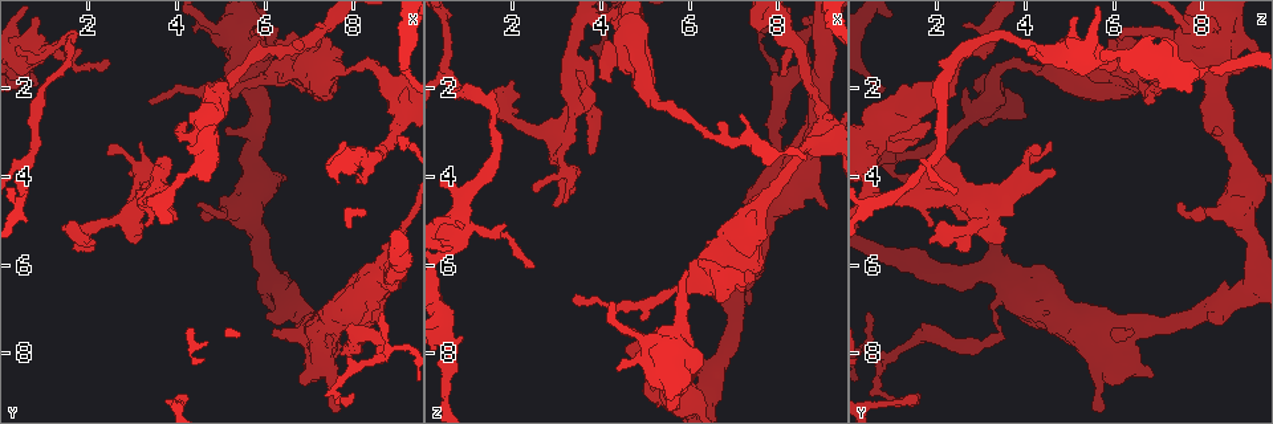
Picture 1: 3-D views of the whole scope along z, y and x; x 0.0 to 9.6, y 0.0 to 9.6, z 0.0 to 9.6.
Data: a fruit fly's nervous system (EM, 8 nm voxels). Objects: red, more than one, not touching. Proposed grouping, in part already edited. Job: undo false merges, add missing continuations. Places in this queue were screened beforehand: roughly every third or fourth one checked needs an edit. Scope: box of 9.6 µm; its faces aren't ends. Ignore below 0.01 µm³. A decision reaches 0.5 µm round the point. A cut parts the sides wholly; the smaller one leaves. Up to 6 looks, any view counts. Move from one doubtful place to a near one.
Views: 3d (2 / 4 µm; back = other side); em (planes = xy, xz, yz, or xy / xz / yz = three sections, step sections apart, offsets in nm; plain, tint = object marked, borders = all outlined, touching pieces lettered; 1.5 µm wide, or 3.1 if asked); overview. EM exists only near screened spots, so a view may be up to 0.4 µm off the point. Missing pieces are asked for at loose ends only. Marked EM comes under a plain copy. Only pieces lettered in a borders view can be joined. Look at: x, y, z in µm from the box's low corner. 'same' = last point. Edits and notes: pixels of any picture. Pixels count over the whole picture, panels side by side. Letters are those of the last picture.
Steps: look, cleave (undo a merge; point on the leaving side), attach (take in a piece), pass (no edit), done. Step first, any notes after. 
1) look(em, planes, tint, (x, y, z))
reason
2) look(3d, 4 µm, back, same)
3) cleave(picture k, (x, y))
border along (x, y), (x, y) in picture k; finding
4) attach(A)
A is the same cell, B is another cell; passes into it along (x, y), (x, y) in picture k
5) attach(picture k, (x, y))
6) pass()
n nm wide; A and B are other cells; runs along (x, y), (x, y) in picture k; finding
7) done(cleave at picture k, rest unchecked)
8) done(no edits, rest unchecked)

look(em, planes, borders, (3.35, 2.35, 6.70))
free end

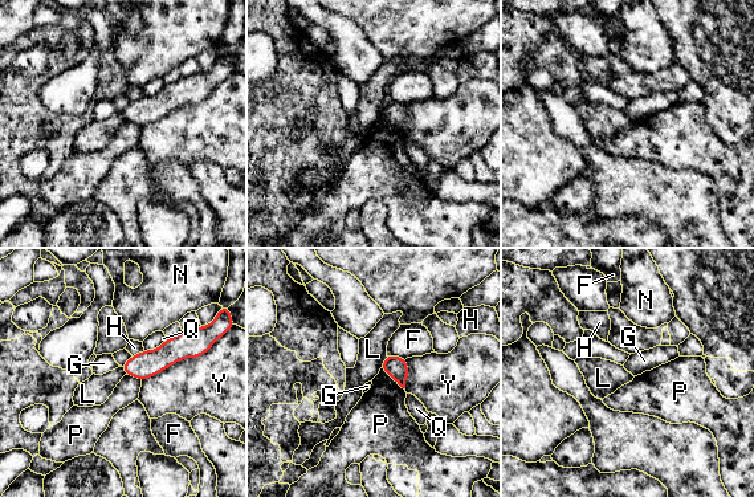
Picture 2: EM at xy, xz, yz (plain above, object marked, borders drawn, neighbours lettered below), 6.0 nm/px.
pass()
120 nm wide; Y touches over 440 nm; F, G, H, L, N, P, Q and Y are other cells; no lettered piece goes on from it

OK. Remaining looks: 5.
look(3d, 2 µm, (6.30, 1.10, 2.95))
narrows sharply

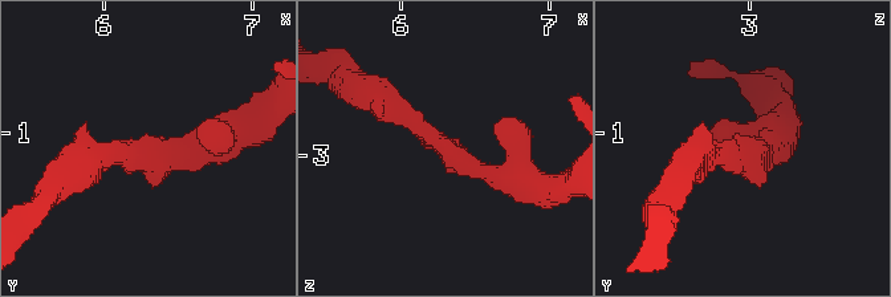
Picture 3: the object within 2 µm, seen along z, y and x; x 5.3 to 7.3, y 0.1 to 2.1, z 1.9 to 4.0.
look(em, planes, borders, (6.26, 1.14, 2.90))

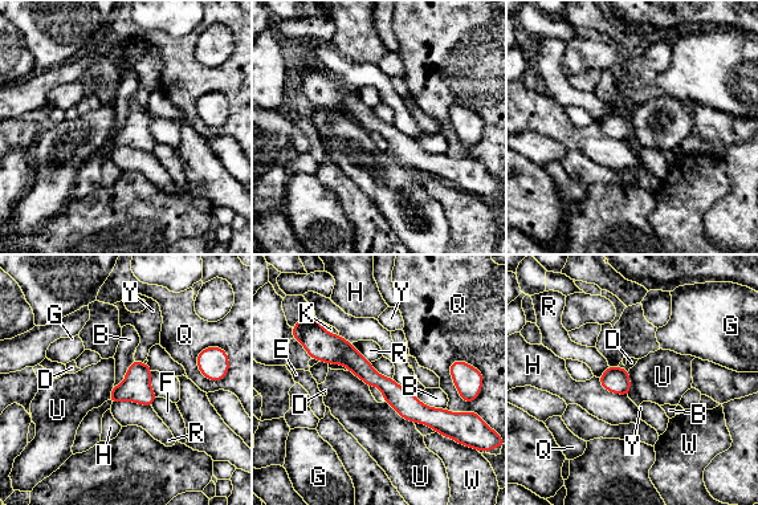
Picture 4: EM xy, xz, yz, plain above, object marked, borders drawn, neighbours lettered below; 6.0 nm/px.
pass()
B, D, E, F, G, H, K, Q, R, U, W and Y are other cells; runs along (310, 349), (452, 418) in picture 4; continuous, no second neuron

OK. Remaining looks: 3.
look(em, yz, step 4, tint, (7.60, 8.90, 0.65))

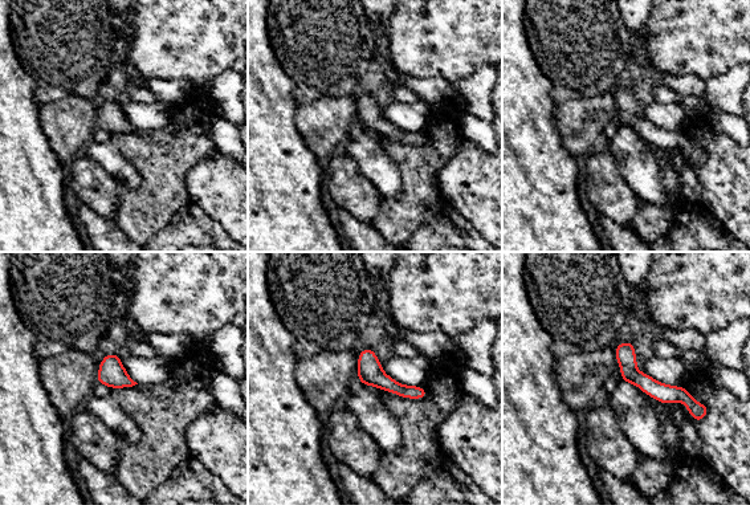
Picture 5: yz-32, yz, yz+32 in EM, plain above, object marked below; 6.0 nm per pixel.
look(em, planes, borders, same)
cut it another way

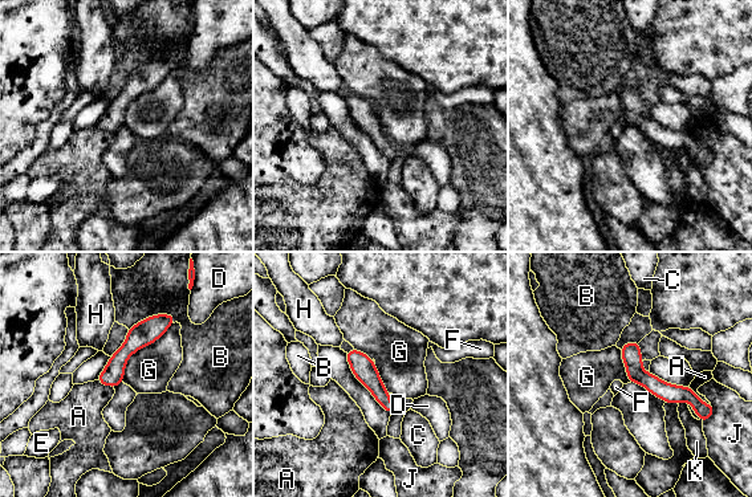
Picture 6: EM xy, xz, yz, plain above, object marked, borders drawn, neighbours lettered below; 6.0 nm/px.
pass()
A, B, C, D, E, F, G, H, J and K are other cells; runs along (626, 346), (651, 383), (708, 410) in picture 6; one neuron here

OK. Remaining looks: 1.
done(no edits, rest unchecked)

